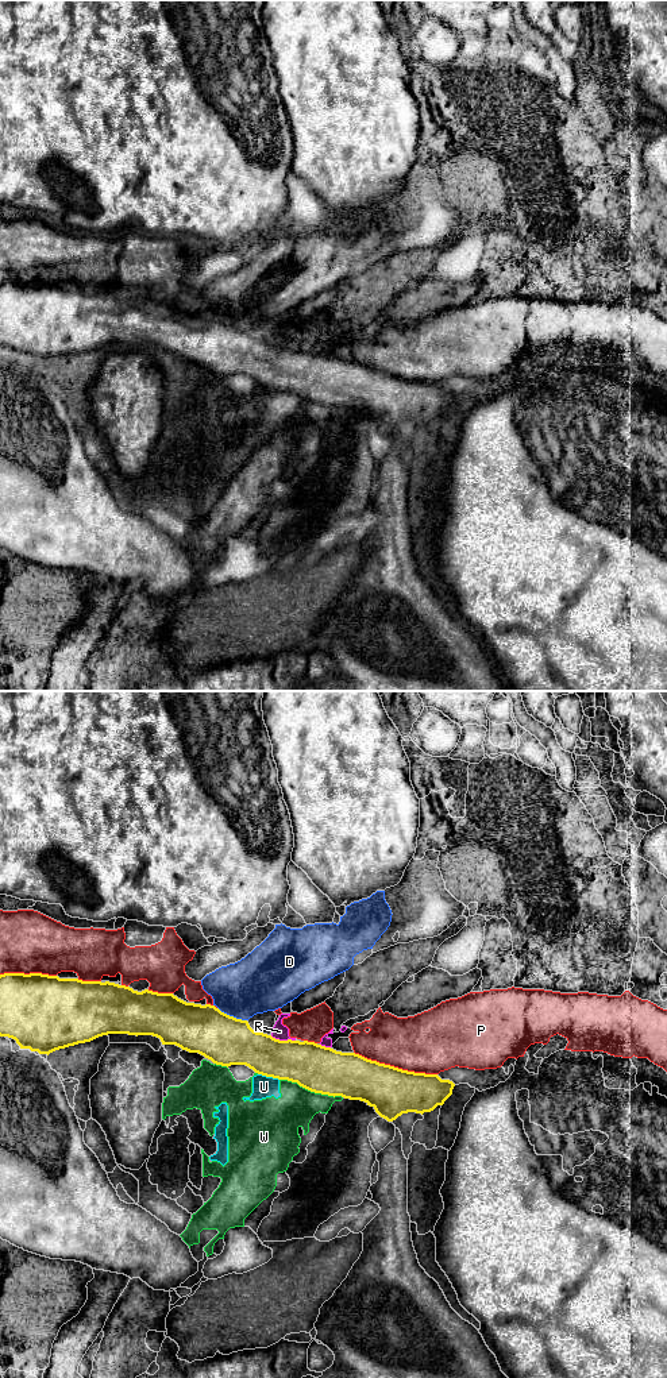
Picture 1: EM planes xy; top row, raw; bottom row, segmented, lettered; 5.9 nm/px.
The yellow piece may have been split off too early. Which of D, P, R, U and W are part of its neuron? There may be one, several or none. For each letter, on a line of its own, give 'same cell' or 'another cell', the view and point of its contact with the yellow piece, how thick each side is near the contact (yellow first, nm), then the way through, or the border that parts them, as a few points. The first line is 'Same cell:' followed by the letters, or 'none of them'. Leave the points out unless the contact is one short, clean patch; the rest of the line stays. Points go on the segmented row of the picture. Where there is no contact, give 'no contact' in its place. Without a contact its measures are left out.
Same cell: P
D: another cell; meets yellow in xy at (232, 1016); 300 nm thick on the yellow side, 340 nm on the other
P: same cell; meets yellow in xy at (396, 1068); 280 nm thick on the yellow side, 360 nm on the other
R: another cell; meets yellow in xy at (282, 1041); 280 nm thick on the yellow side, 90 nm on the other
U: another cell; meets yellow in xy at (269, 1076); 260 nm thick on the yellow side, 130 nm on the other; border along xy (258, 1073), (278, 1080)
W: another cell; meets yellow in xy at (311, 1091); 280 nm thick on the yellow side, 240 nm on the other

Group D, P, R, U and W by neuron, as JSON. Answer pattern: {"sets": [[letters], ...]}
{"sets": [["D"], ["P"], ["R", "U", "W"]]}

